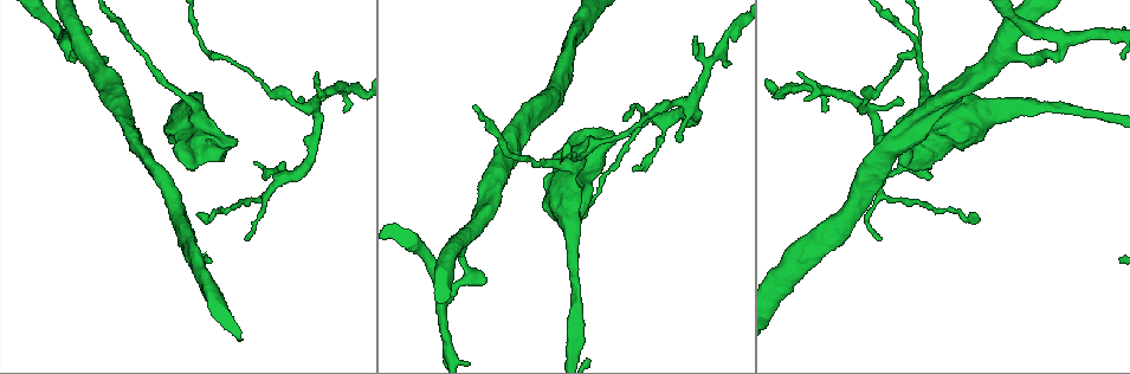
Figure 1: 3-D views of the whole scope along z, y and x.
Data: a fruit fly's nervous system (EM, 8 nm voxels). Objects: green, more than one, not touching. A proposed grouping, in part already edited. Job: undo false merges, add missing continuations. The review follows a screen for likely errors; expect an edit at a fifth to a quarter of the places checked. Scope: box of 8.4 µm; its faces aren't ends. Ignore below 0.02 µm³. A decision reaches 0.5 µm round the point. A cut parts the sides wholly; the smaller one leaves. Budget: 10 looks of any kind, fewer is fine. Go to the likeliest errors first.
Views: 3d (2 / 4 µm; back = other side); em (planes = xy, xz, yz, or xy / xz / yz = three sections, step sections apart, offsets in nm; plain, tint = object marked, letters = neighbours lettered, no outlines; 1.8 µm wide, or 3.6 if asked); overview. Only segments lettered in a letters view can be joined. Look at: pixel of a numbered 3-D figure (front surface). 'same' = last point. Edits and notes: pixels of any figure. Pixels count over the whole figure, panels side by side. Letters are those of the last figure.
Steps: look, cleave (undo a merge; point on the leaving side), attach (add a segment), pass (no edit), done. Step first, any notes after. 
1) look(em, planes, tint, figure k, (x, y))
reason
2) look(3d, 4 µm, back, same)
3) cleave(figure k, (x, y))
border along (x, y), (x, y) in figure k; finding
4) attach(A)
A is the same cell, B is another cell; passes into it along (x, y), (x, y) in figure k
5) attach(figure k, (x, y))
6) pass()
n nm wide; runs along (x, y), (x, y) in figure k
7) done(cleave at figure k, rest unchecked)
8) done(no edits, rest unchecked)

look(em, planes, letters, figure 1, (652, 119))
calibre changes

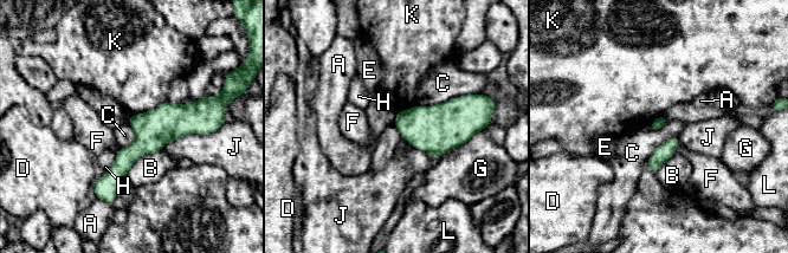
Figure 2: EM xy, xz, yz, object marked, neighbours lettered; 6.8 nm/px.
pass()
A, B, C, D, E, F, G, H, J, K and L are other cells; runs along (202, 117), (162, 124), (97, 185) in figure 2; continuous, no second neuron

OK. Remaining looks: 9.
look(em, xz, step 16, tint, figure 1, (72, 58))
closes a loop

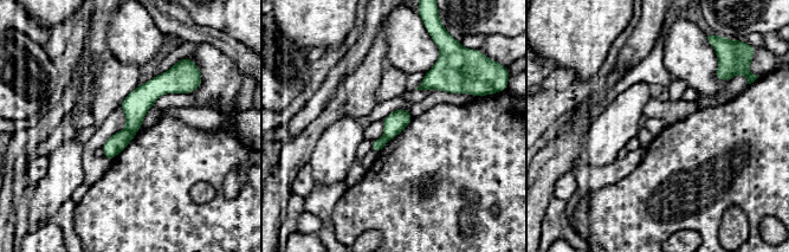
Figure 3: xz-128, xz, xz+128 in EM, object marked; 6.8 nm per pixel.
look(em, planes, letters, same)
another direction

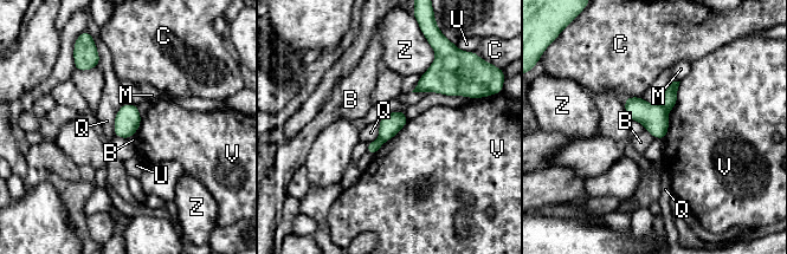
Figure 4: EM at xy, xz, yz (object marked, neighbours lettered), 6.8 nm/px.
cleave(figure 4, (669, 102))
140 nm wide; V touches over 420 nm; B, C, M, Q, U, V and Z are other cells; two neurons meet here

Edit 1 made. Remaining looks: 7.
look(overview)
see it whole again

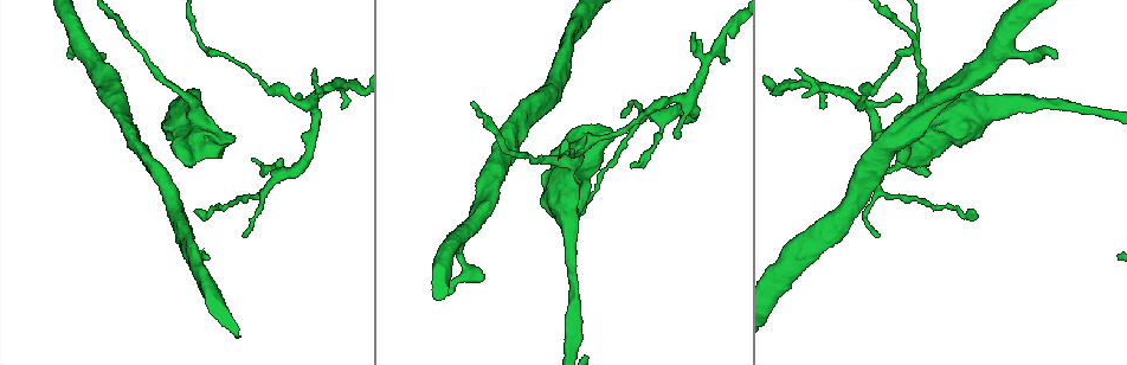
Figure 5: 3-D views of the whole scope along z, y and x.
look(em, xy, step 8, tint, figure 5, (824, 106))
free end

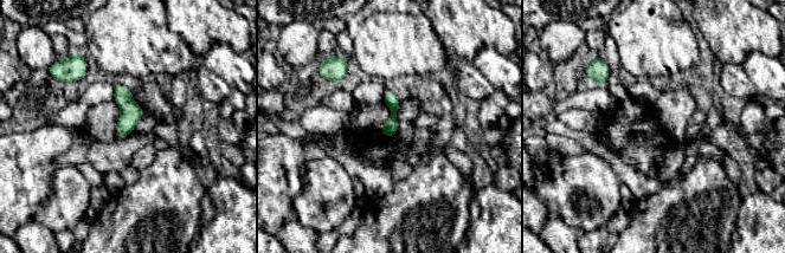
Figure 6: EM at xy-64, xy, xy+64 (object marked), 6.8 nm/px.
look(em, yz, step 8, letters, same)

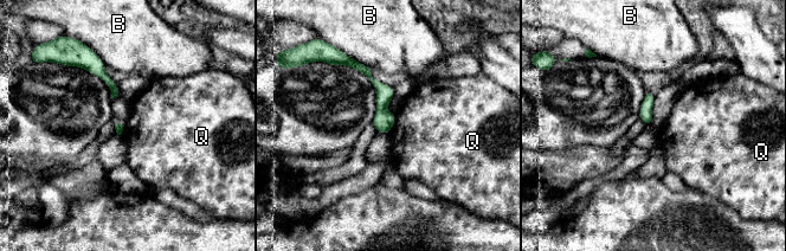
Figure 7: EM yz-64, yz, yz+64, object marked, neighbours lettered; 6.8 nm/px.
pass()
B and Q are other cells; border along (395, 115), (395, 122), (387, 133) in figure 7; none of them fits

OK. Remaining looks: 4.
look(3d, 4 µm, figure 5, (552, 152))
an open end

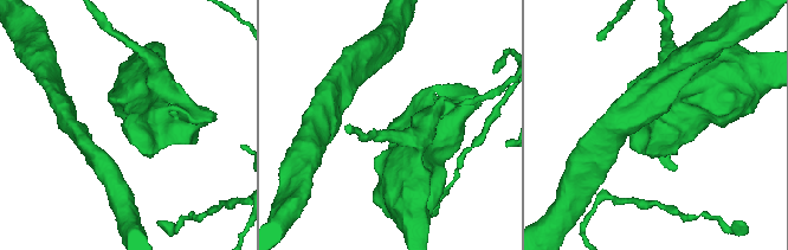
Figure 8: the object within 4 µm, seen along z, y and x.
look(em, 3.6 µm, planes, letters, figure 8, (661, 142))
need the tissue

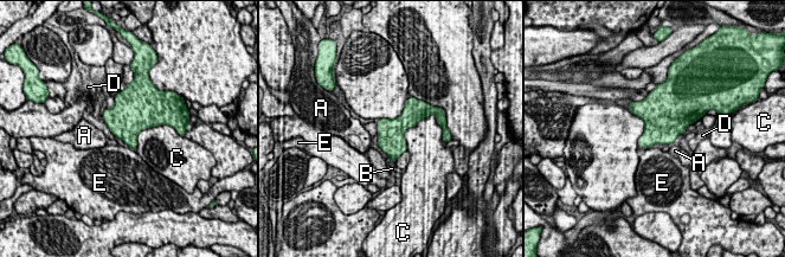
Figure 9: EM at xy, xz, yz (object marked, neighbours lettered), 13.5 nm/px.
pass()
A, B, C, D and E are other cells; border along (429, 116), (405, 132), (406, 151) in figure 9; no lettered segment goes on from it

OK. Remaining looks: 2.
done(cleave at figure 4, rest unchecked)

